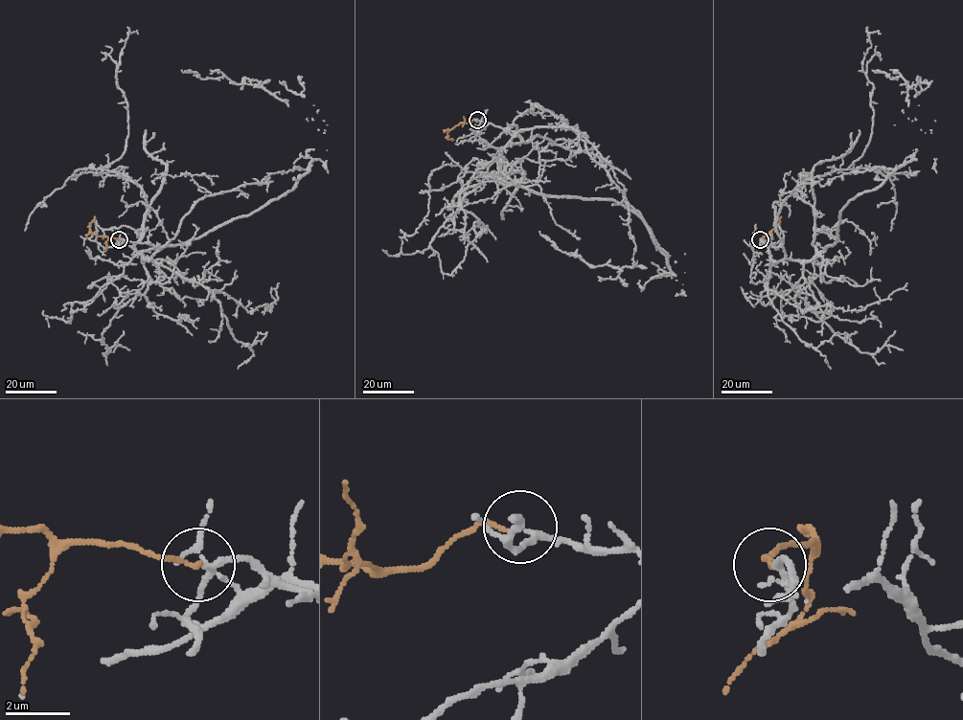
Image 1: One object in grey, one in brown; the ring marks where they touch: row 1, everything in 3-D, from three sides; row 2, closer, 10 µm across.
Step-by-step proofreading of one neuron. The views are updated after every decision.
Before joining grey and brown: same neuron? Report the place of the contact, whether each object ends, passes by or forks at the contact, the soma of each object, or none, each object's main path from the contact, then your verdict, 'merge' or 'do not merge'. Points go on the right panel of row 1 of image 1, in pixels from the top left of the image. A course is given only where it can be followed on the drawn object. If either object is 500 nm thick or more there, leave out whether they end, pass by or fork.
place (760, 239); grey passes by; brown ends; soma grey none; soma brown none; course grey (761, 239), (788, 258), (813, 259), (836, 241), (851, 200), (912, 160), (915, 97), (928, 85), (872, 70); course brown (760, 239), (778, 225), (781, 216); merge

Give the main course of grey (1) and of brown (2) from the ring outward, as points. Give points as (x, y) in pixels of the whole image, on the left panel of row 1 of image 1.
1: (119, 239), (164, 247), (142, 260), (197, 238), (292, 189), (312, 160), (305, 97), (279, 80), (181, 70)
2: (119, 239), (93, 234), (89, 228), (94, 216)

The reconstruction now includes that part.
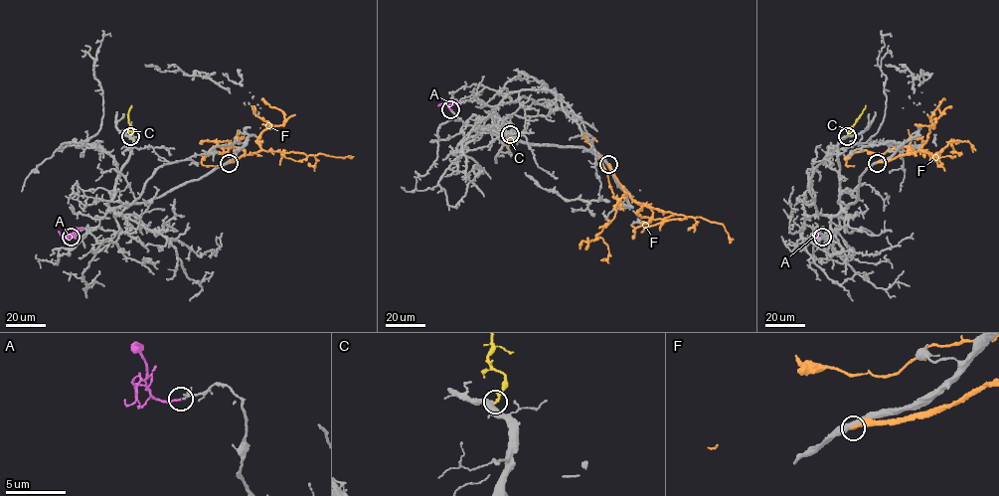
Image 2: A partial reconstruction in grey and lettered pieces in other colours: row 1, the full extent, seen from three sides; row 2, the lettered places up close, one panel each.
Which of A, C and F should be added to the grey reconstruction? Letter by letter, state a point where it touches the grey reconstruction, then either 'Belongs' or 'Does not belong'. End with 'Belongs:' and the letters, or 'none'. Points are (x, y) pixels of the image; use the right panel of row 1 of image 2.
A: Touches grey at (822, 237). Belongs
C: Touches grey at (847, 136). Does not belong
F: Touches grey at (877, 163). Does not belong
Belongs: A

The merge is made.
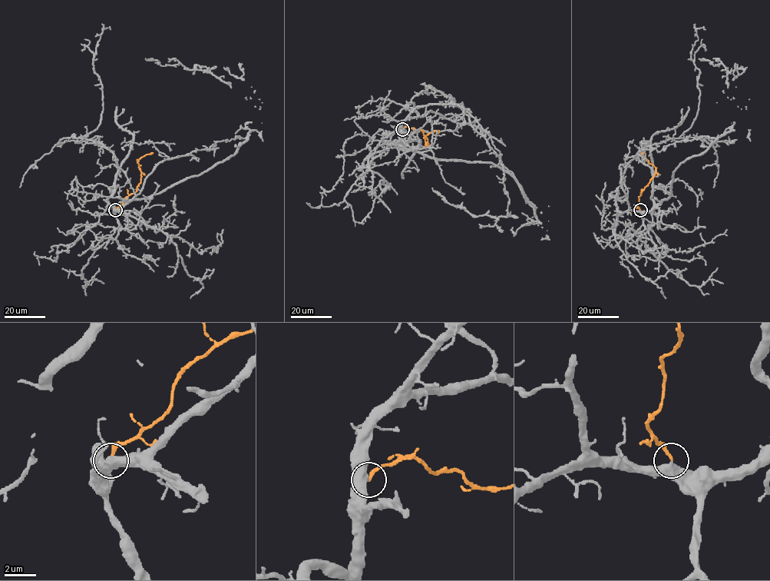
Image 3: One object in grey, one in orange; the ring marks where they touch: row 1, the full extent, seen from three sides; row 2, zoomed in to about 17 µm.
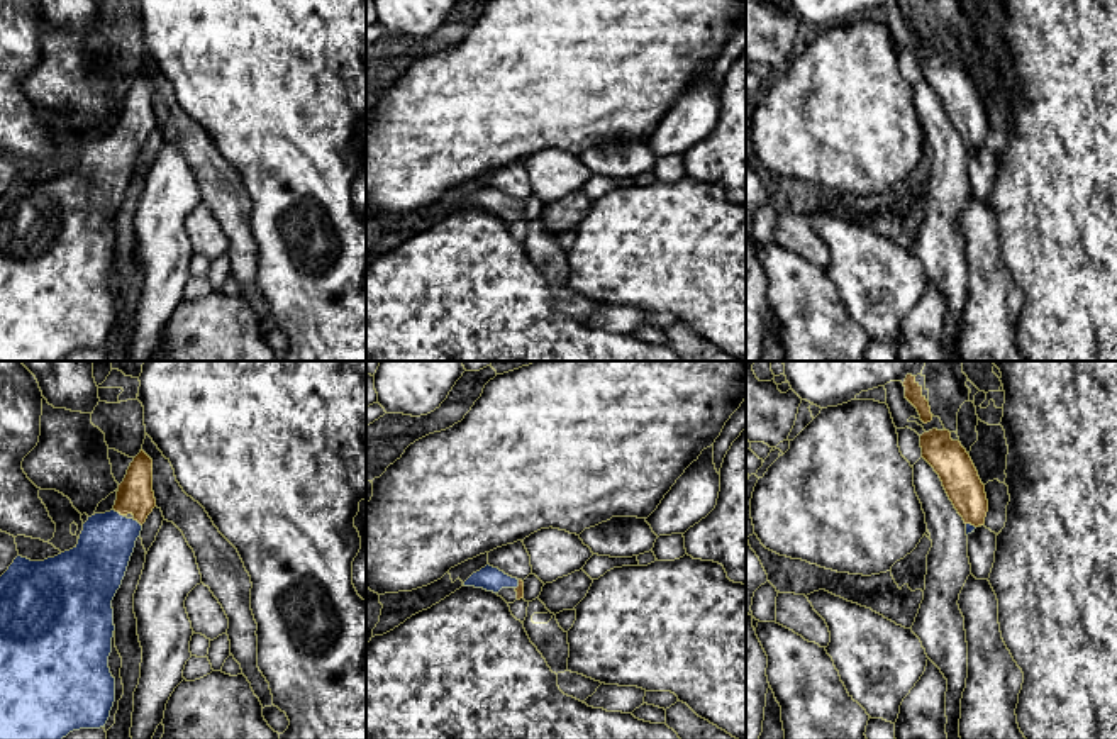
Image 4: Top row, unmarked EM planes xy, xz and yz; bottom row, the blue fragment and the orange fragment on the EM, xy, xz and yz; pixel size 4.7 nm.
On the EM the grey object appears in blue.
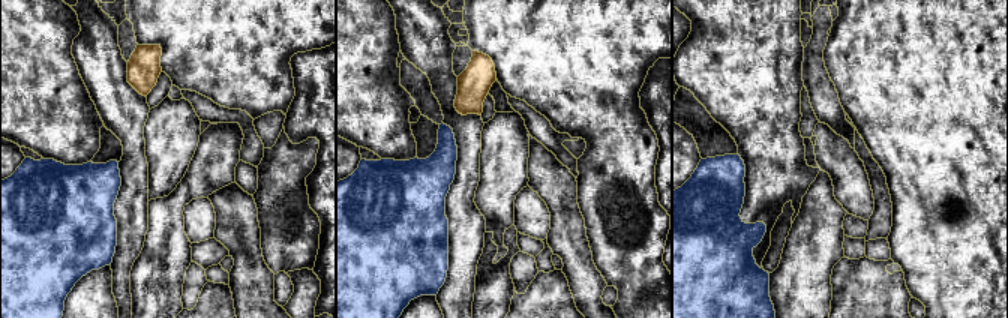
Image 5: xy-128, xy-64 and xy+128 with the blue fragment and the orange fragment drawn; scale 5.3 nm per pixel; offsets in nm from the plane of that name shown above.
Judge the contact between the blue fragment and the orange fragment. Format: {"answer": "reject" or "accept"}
{"answer": "accept"}

